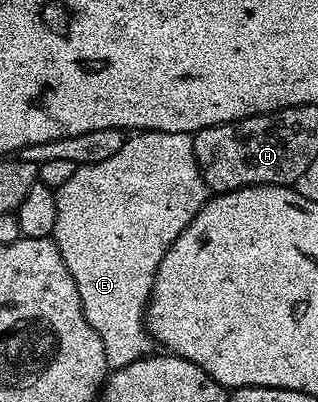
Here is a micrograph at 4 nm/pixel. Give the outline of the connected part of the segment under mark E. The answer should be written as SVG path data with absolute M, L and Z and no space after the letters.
M154 129L138 132L136 135L130 136L123 148L115 155L111 155L111 159L107 159L103 163L79 165L75 175L71 175L71 179L67 179L67 183L63 183L63 187L56 190L56 194L57 218L52 238L57 242L59 255L63 255L63 263L67 263L67 271L71 271L71 279L75 279L75 287L79 287L83 315L87 319L87 323L91 323L91 327L103 343L103 351L109 360L110 370L121 369L124 365L135 363L140 357L144 357L150 352L151 338L145 323L145 311L149 304L149 293L153 290L153 280L159 271L159 263L163 259L163 255L167 255L167 251L175 243L175 239L179 239L179 235L187 227L187 223L191 223L191 219L195 219L197 212L205 206L207 200L207 186L197 166L193 138L188 133L164 133Z

